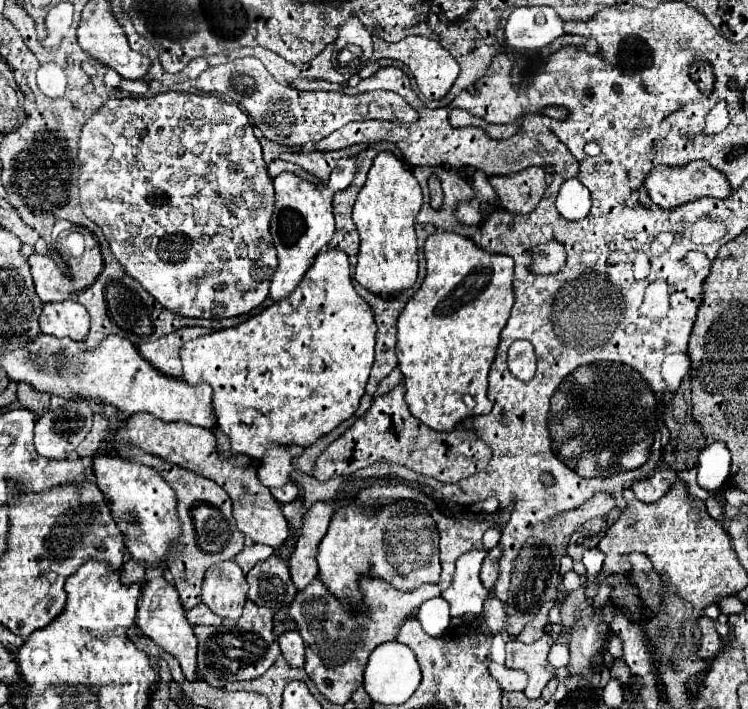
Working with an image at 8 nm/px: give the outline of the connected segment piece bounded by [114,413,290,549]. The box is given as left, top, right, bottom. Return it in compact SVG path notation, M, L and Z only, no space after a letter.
M136 413L126 417L124 427L120 427L120 431L114 431L116 443L120 445L136 445L142 451L162 457L182 469L194 471L202 477L208 477L212 481L216 481L232 499L232 507L234 507L234 519L238 529L250 537L254 543L264 543L270 547L280 547L282 541L286 541L290 537L288 533L288 523L282 515L280 503L276 503L276 499L272 499L270 489L262 485L262 481L256 475L256 465L252 463L252 459L248 459L248 455L232 455L232 457L222 457L216 449L216 437L214 431L210 429L202 429L202 427L192 427L190 423L164 423L148 413Z

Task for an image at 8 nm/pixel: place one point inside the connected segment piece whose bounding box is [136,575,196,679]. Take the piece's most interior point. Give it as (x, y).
(161, 617)

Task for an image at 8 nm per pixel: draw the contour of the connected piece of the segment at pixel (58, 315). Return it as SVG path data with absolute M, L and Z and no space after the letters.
M76 299L46 303L40 315L40 329L52 337L72 337L80 341L90 329L90 317Z

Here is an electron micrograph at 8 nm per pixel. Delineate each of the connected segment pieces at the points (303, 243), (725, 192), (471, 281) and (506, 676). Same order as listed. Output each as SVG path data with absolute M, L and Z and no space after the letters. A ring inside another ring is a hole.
M280 173L274 179L274 189L276 189L276 209L270 223L270 233L274 237L280 263L270 285L270 297L272 301L280 301L298 287L298 283L310 269L312 261L316 259L318 251L328 247L334 235L334 215L332 215L334 191L328 189L326 183L306 183L294 173Z
M692 161L692 163L684 165L684 167L658 165L648 173L648 177L644 181L644 187L646 187L650 199L656 205L660 205L662 209L674 209L678 205L696 201L700 197L728 197L732 193L726 175L716 171L714 167L708 167L706 161Z
M436 231L426 239L424 257L426 277L420 289L414 293L414 297L406 303L398 319L396 355L398 367L404 375L406 403L410 407L410 413L434 431L452 431L456 423L460 423L462 419L484 415L492 409L492 403L486 395L488 371L498 349L498 335L504 329L514 303L514 261L510 259L510 255L492 255L480 249L472 239L448 231ZM466 393L470 393L476 399L474 409L468 409L464 405L462 397Z
M490 663L490 675L500 683L502 691L510 693L510 691L524 691L526 683L528 683L528 675L524 671L514 671L508 669L506 665L500 663Z

